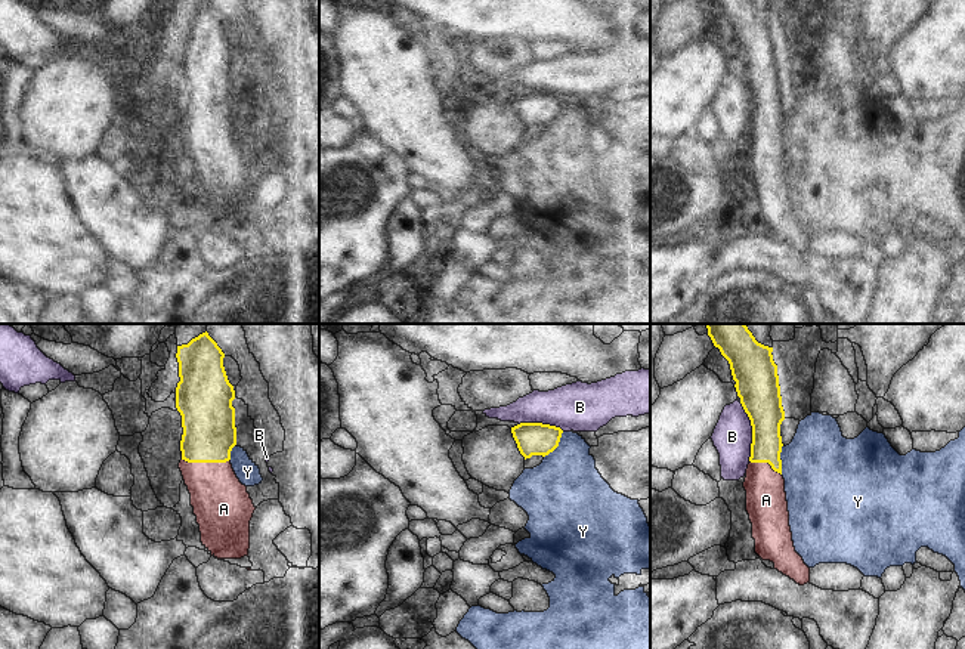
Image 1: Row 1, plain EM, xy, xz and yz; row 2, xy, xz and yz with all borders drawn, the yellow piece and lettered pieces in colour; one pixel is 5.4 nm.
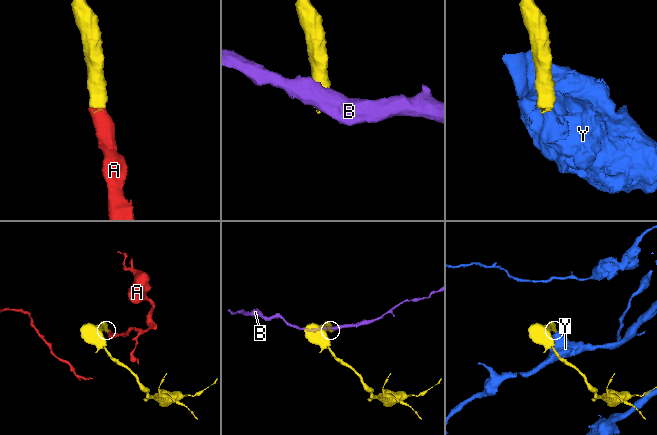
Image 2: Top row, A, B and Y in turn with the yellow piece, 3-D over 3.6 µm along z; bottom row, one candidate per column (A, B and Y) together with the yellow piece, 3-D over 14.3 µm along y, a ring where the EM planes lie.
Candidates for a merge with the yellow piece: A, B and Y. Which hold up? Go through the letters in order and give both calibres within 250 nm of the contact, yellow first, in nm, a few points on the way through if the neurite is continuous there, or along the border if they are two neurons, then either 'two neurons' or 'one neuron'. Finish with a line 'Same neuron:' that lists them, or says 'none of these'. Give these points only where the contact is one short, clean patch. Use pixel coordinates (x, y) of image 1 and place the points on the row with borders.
A: 280 nm thick on the yellow side, 300 nm on the other; runs through xy (209, 435), (206, 461), (207, 473), (220, 503); one neuron
B: 240 nm thick on the yellow side, 220 nm on the other; two neurons
Y: 180 nm thick on the yellow side, 440 nm on the other; border along yz (783, 445), (781, 473); two neurons
Same neuron: A

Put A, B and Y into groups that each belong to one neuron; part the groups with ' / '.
A / B / Y

